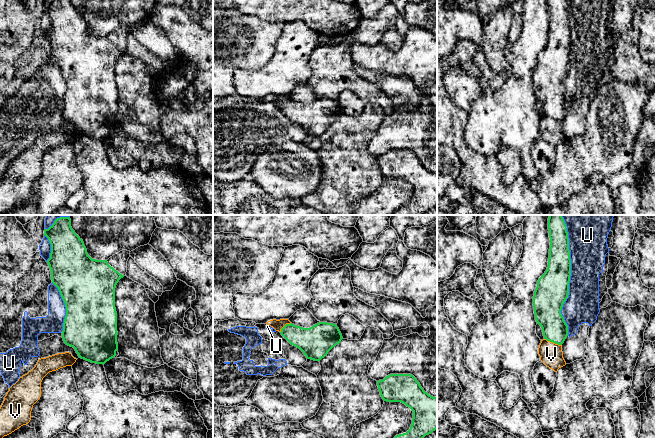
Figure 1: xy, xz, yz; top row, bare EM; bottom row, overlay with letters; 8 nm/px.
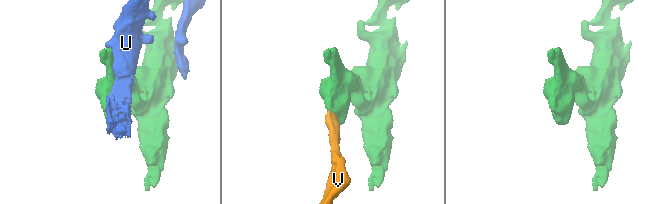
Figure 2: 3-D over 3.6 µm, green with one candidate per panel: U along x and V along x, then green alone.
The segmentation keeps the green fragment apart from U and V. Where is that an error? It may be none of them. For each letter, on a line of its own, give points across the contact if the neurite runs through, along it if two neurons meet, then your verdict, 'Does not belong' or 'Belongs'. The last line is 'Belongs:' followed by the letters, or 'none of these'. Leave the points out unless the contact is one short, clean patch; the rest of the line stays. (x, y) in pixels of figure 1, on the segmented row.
U: Does not belong
V: Boundary: yz (544, 338), (561, 345). Does not belong
Belongs: none of these

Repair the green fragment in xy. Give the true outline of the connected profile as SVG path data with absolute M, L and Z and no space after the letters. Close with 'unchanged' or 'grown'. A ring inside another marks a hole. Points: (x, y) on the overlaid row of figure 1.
M70 217L57 218L44 230L44 236L51 244L50 258L47 260L51 280L66 307L63 341L75 349L79 358L104 365L116 356L118 350L115 288L124 275L111 267L107 260L92 259L88 255L83 240L71 227Z; unchanged

